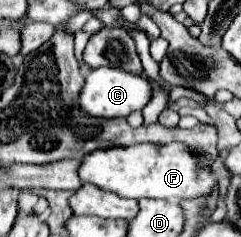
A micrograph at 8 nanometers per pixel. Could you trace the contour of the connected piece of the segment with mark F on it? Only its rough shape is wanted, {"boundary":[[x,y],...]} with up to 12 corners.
{"boundary":[[183,143],[97,149],[79,177],[127,199],[217,187]]}

